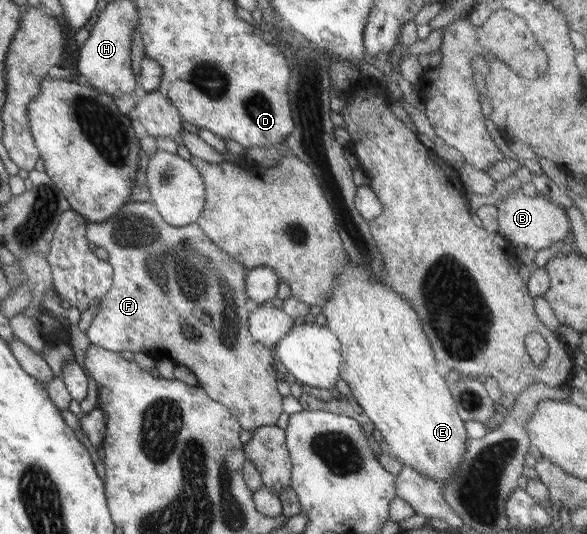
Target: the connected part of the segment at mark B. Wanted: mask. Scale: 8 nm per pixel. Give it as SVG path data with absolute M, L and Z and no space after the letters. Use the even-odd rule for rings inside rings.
M521 191L508 196L506 200L502 200L500 205L496 205L498 215L497 239L502 243L507 242L510 246L532 247L535 251L546 249L552 243L557 243L560 238L564 238L570 234L570 224L568 219L564 219L560 211L556 211L554 207L548 207L548 201L537 195L535 198L524 195Z

